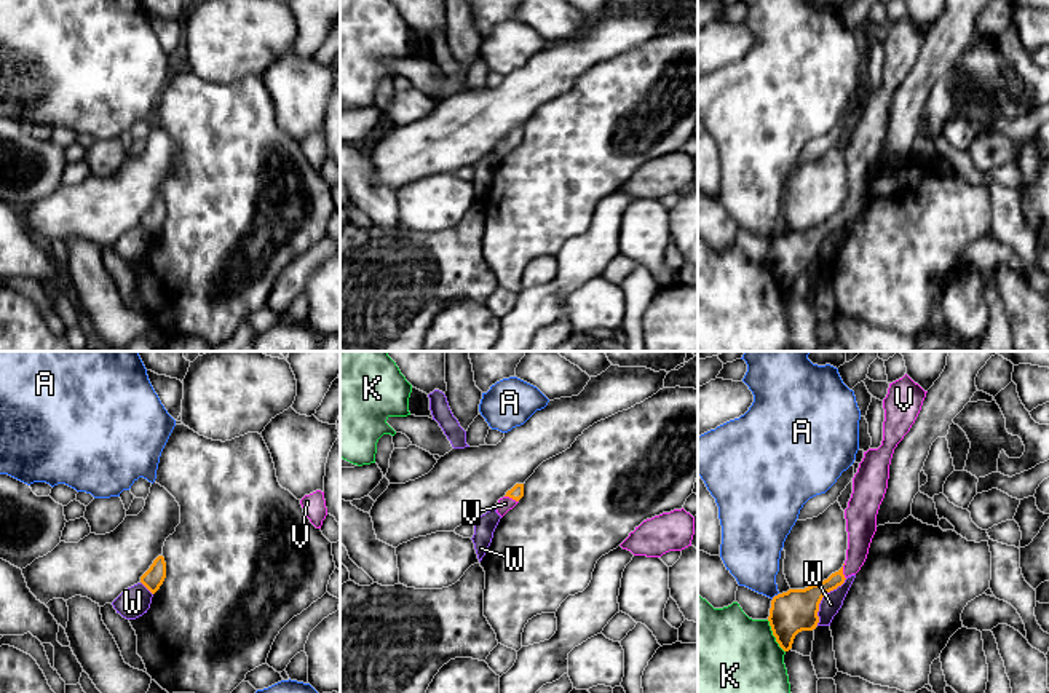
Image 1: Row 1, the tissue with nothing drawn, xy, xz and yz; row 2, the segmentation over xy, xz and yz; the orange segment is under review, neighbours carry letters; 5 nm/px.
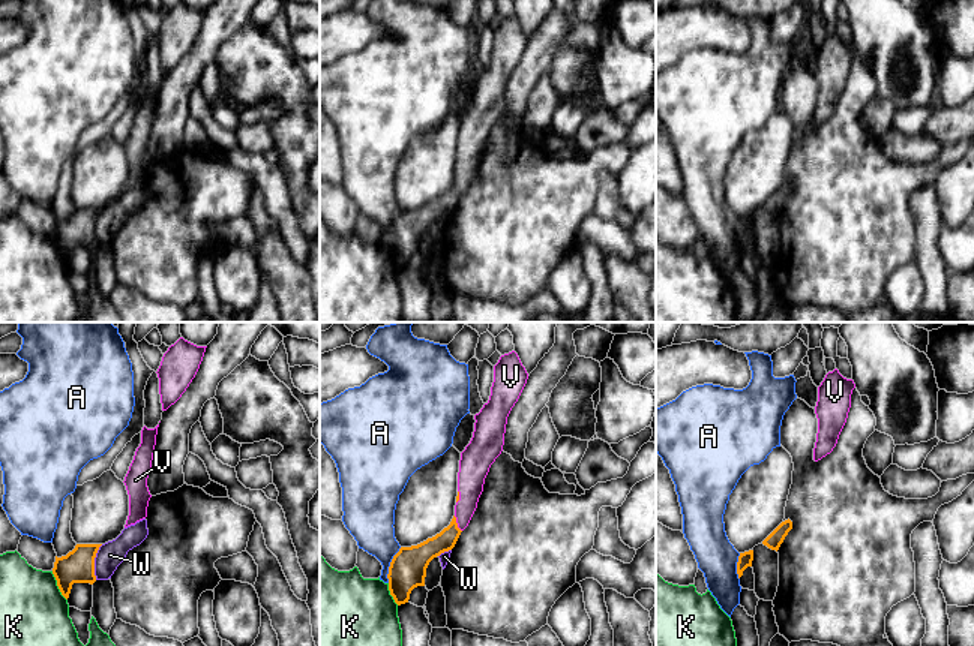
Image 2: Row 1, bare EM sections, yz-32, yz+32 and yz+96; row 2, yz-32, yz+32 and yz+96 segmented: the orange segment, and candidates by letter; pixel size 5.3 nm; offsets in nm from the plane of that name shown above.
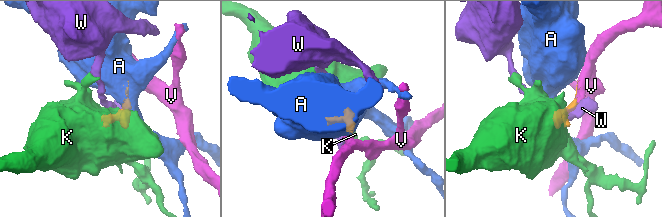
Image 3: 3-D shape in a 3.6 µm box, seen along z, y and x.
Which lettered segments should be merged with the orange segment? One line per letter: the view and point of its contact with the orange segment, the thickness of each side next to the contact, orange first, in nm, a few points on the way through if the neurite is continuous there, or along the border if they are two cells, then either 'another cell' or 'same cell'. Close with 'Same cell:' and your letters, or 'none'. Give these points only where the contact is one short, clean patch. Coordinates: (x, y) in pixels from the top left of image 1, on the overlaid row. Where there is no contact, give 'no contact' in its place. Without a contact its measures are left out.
A: meets orange in yz at (775, 596); 220 nm thick on the orange side, 280 nm on the other; border along yz (778, 593), (771, 597); another cell
K: meets orange in yz at (773, 634); 220 nm thick on the orange side, 420 nm on the other; another cell
V: meets orange in xz at (511, 497); 70 nm thick on the orange side, 70 nm on the other; runs through xz (516, 492), (511, 497), (505, 503); same cell
W: meets orange in yz at (821, 599); 220 nm thick on the orange side, 100 nm on the other; border along yz (847, 578), (823, 597), (816, 625); another cell
Same cell: V

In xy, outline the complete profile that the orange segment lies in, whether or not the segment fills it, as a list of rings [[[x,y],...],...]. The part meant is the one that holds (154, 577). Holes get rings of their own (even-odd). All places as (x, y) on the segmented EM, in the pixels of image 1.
[[[158,556],[150,568],[141,576],[141,583],[155,594],[166,578],[166,562],[163,556]]]

